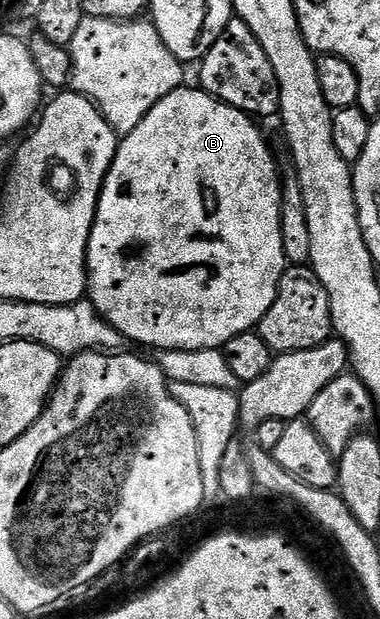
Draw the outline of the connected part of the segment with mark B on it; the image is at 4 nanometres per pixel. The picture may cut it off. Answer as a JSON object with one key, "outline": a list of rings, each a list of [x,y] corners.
{"outline":[[[182,86],[174,90],[171,94],[164,96],[155,106],[151,106],[151,110],[147,114],[147,118],[143,118],[143,122],[139,122],[139,126],[135,126],[135,130],[131,130],[131,134],[127,134],[117,145],[117,153],[113,159],[113,165],[109,167],[109,173],[105,175],[105,184],[101,188],[101,197],[97,203],[97,216],[93,219],[93,229],[89,235],[89,258],[87,261],[87,299],[90,304],[95,306],[95,310],[101,315],[105,321],[111,326],[115,326],[115,330],[119,330],[119,334],[123,334],[134,345],[146,344],[152,350],[164,350],[166,348],[174,348],[175,350],[203,350],[204,348],[221,348],[231,338],[235,338],[239,334],[256,329],[260,325],[263,314],[267,314],[267,310],[271,310],[271,302],[275,302],[275,294],[277,287],[281,281],[281,275],[284,274],[287,267],[287,261],[283,254],[283,230],[281,229],[281,181],[282,177],[277,176],[277,164],[273,161],[273,152],[269,149],[269,144],[265,141],[263,133],[257,129],[258,121],[252,116],[248,116],[246,112],[241,112],[235,106],[224,104],[221,100],[216,100],[210,92],[202,90],[200,87],[188,88]]]}

